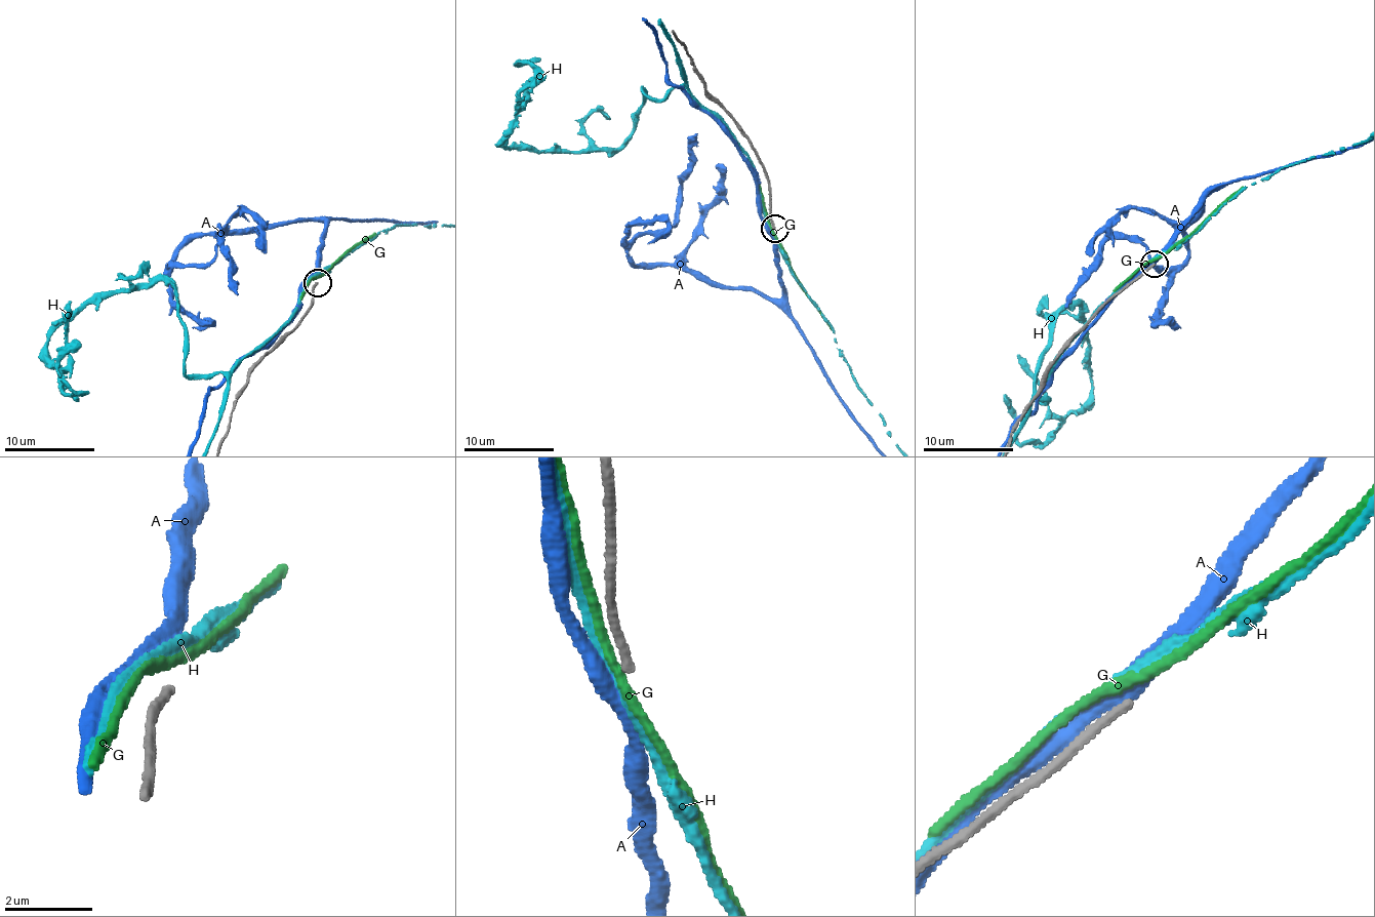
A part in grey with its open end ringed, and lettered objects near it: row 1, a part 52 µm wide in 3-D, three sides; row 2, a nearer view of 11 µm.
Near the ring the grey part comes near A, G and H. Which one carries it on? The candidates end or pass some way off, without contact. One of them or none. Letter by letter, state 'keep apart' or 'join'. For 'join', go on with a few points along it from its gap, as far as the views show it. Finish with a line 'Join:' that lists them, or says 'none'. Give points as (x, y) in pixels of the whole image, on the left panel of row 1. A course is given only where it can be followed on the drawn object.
A: keep apart
G: keep apart
H: keep apart
Join: none

